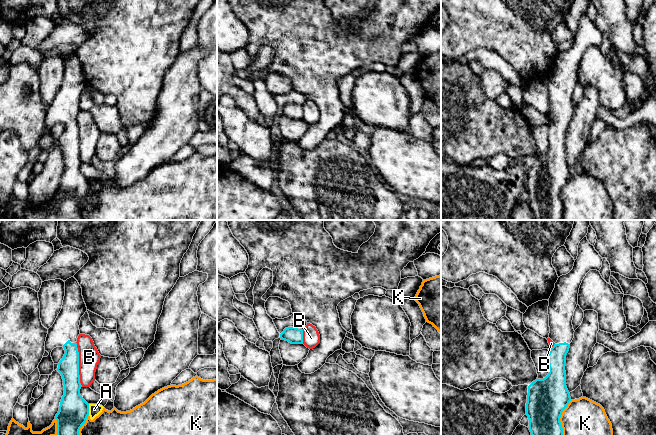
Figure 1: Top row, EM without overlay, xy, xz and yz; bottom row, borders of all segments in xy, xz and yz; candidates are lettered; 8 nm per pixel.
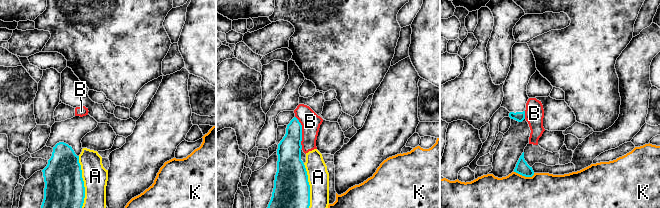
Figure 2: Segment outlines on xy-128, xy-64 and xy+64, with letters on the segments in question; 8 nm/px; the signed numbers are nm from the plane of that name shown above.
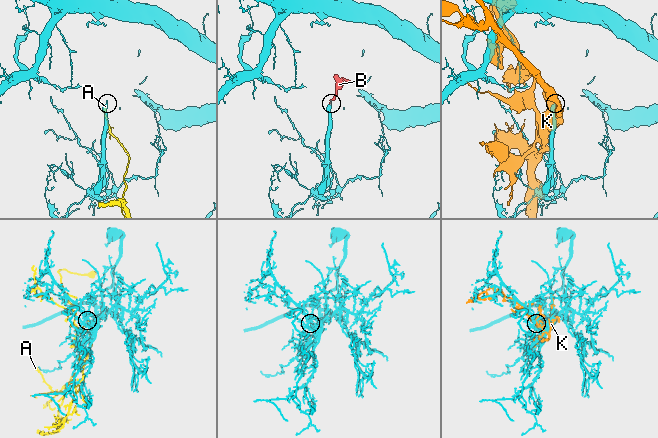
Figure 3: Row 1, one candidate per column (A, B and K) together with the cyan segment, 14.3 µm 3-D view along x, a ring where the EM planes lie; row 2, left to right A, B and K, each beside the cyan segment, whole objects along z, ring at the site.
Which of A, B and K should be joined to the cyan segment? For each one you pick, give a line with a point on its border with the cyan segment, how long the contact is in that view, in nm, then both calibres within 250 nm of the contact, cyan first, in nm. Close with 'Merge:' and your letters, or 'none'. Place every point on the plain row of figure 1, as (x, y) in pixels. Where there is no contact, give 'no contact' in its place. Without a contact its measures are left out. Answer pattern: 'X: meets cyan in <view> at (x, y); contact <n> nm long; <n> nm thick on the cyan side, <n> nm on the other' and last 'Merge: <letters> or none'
Merge: none

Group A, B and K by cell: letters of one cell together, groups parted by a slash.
A B / K

